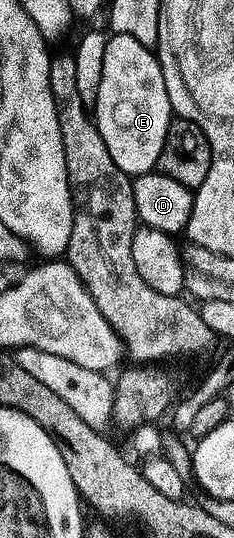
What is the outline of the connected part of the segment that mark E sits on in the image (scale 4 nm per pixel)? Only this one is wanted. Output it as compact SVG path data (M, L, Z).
M114 34L109 39L98 103L92 113L100 136L104 144L108 144L108 152L112 152L112 160L116 160L120 172L135 179L158 170L158 161L176 115L168 96L162 64L151 47L140 44L140 40L132 36Z

